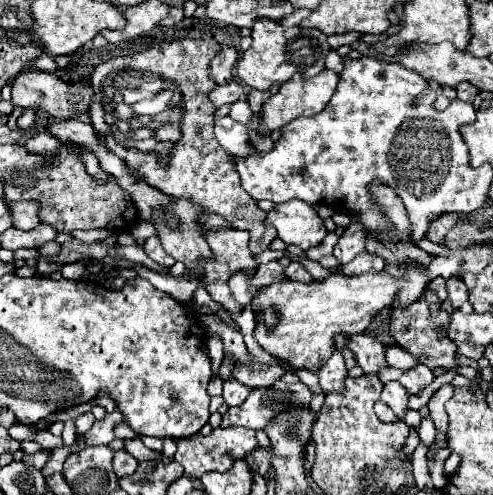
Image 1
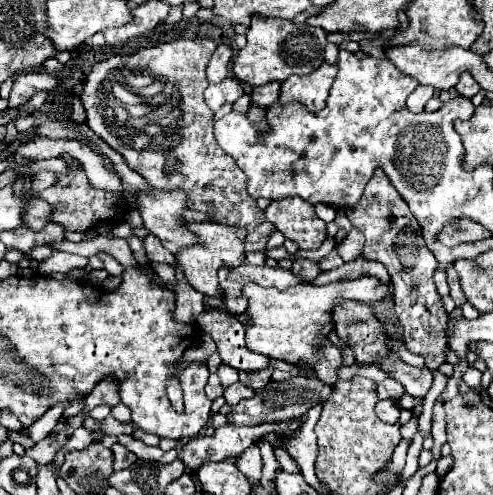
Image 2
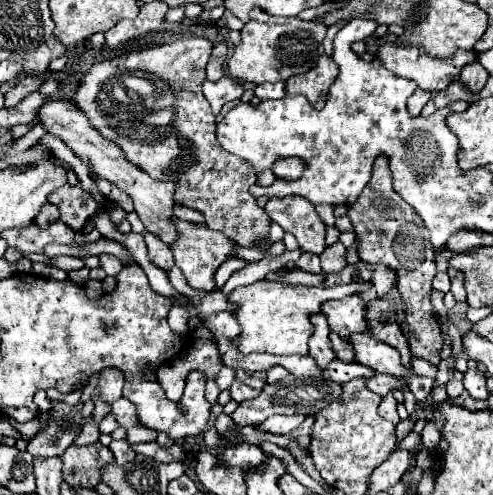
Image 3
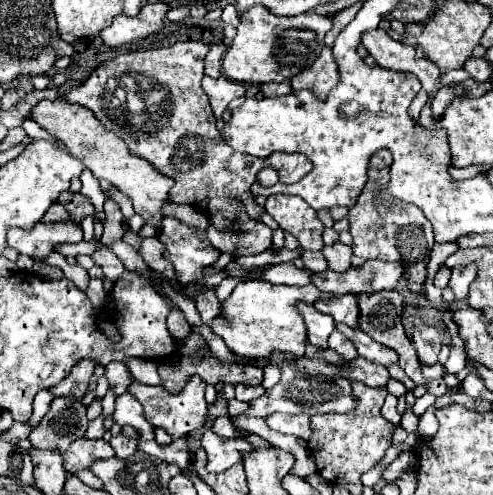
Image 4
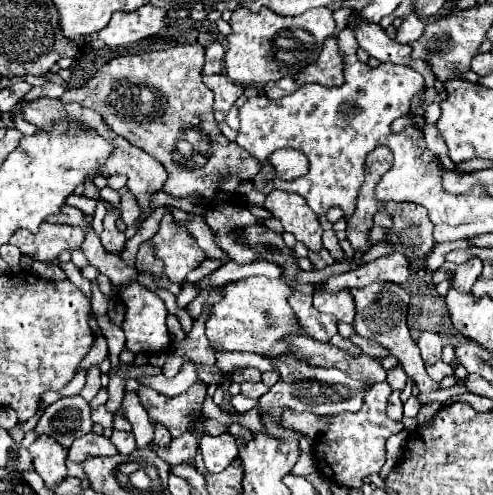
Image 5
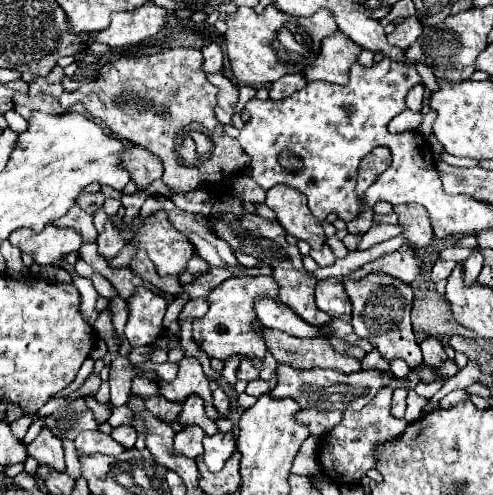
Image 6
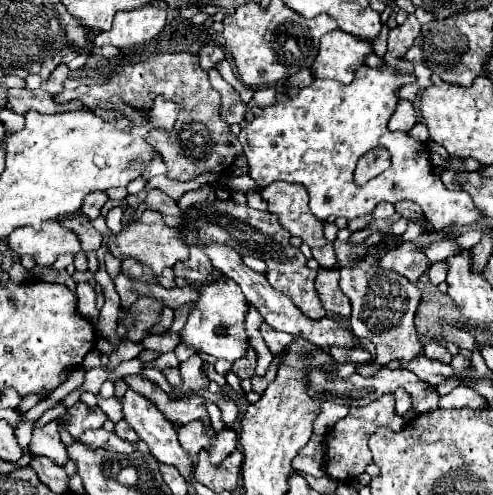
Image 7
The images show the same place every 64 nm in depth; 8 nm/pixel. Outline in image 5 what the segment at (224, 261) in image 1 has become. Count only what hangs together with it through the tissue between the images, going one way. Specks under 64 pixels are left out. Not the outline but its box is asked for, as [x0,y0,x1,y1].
[150,212,204,284]

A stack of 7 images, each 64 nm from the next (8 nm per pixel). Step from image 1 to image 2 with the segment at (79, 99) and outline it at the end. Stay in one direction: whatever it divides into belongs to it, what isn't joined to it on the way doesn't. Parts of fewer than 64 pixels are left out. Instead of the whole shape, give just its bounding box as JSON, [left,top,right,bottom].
[8,72,58,108]

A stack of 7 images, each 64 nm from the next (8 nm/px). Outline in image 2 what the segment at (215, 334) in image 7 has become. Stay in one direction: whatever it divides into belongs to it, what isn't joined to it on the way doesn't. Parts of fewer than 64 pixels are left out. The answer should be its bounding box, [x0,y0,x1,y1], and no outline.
[242,276,388,366]

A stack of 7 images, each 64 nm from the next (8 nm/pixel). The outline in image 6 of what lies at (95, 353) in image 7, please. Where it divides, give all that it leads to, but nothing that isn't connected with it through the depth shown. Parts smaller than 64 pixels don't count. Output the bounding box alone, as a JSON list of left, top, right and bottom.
[54,357,95,398]

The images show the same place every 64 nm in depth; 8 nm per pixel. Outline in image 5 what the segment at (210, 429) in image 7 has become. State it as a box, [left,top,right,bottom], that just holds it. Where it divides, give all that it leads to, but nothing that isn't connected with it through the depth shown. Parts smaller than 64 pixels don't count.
[154,430,198,464]

